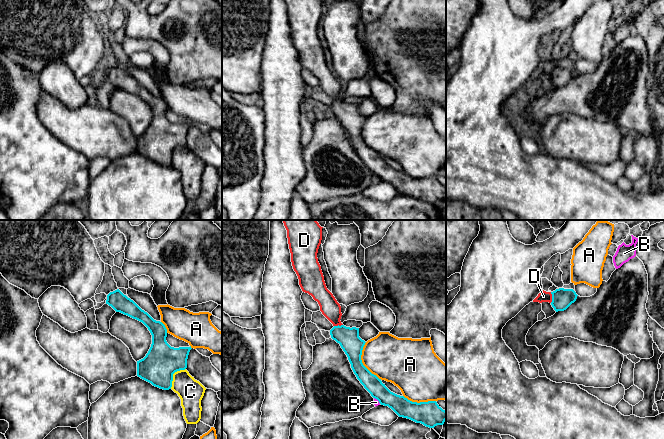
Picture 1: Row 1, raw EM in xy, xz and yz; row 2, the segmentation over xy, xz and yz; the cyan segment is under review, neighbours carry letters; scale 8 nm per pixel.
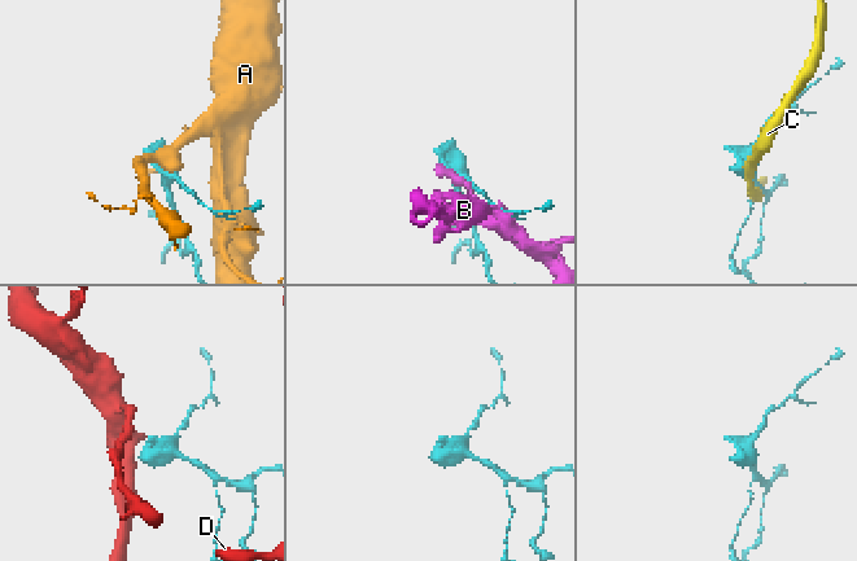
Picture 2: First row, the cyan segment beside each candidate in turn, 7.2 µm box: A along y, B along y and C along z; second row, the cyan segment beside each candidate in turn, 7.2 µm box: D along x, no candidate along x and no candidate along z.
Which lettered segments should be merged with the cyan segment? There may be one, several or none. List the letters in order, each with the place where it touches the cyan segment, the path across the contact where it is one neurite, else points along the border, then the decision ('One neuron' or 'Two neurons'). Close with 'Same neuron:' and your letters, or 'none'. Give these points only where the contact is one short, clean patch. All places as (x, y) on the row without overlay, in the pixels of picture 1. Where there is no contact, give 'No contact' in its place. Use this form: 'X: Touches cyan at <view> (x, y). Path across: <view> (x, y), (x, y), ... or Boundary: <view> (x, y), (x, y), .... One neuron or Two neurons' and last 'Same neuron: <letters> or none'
A: Touches cyan at xz (361, 138). Two neurons
B: Touches cyan at xz (377, 175). Two neurons
C: Touches cyan at xy (172, 151). Two neurons
D: Touches cyan at yz (552, 73). Path across: yz (562, 74), (552, 73), (543, 72). One neuron
Same neuron: D

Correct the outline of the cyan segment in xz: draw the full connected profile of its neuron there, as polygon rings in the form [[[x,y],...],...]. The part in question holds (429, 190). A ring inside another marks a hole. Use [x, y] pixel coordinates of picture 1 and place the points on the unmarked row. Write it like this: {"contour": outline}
{"contour": [[[284,0],[291,29],[291,38],[303,68],[318,78],[322,90],[333,100],[330,111],[340,120],[348,133],[357,155],[381,181],[391,184],[399,193],[434,204],[446,197],[446,187],[436,177],[412,178],[391,168],[376,151],[362,139],[365,117],[359,113],[359,104],[346,103],[340,95],[341,82],[327,65],[317,29],[322,16],[319,0]]]}

